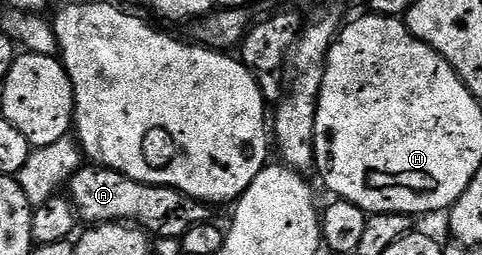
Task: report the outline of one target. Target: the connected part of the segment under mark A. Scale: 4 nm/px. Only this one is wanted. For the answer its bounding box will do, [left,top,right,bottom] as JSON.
[68,164,211,239]

